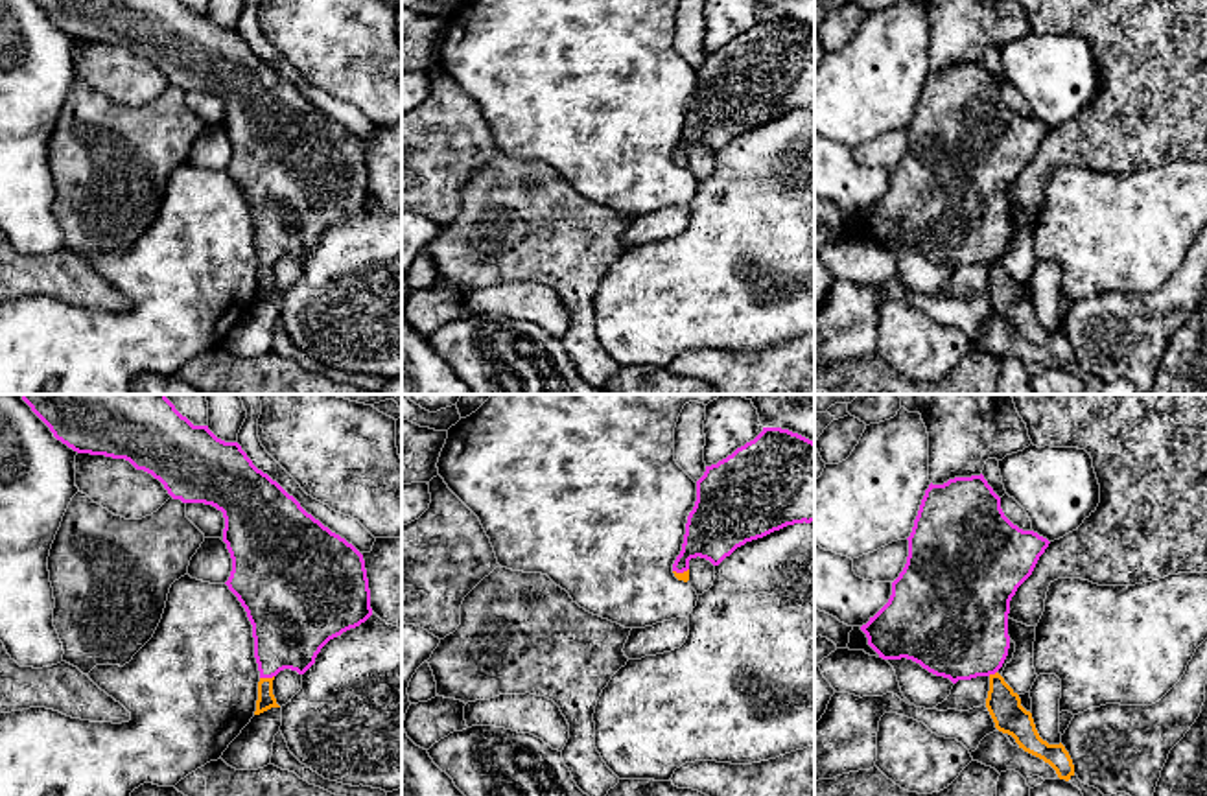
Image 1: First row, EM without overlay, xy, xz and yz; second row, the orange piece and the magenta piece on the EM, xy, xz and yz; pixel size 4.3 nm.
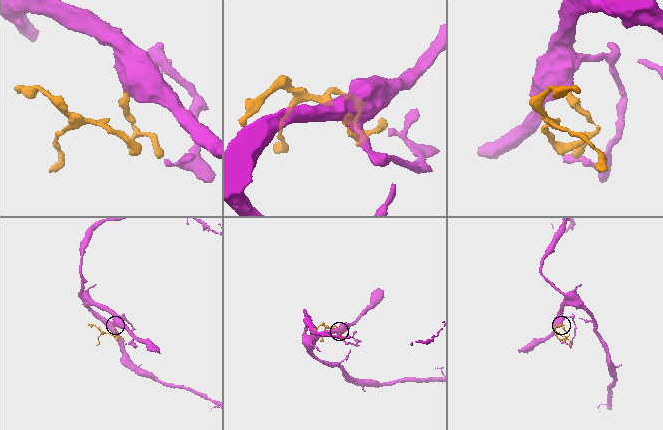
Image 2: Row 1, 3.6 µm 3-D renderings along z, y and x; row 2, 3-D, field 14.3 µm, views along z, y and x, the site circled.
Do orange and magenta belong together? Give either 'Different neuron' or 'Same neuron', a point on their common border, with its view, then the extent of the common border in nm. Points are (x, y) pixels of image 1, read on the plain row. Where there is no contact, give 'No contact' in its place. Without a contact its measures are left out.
Same neuron. Touches orange at xy (266, 266). Shared border 70 nm

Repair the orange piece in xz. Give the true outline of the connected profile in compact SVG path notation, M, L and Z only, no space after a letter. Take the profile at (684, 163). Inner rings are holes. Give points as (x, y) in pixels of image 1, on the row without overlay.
M781 15L763 18L717 52L706 53L697 68L697 88L687 103L682 138L673 151L678 168L689 168L689 147L706 146L719 153L737 135L794 111L814 109L814 29Z

